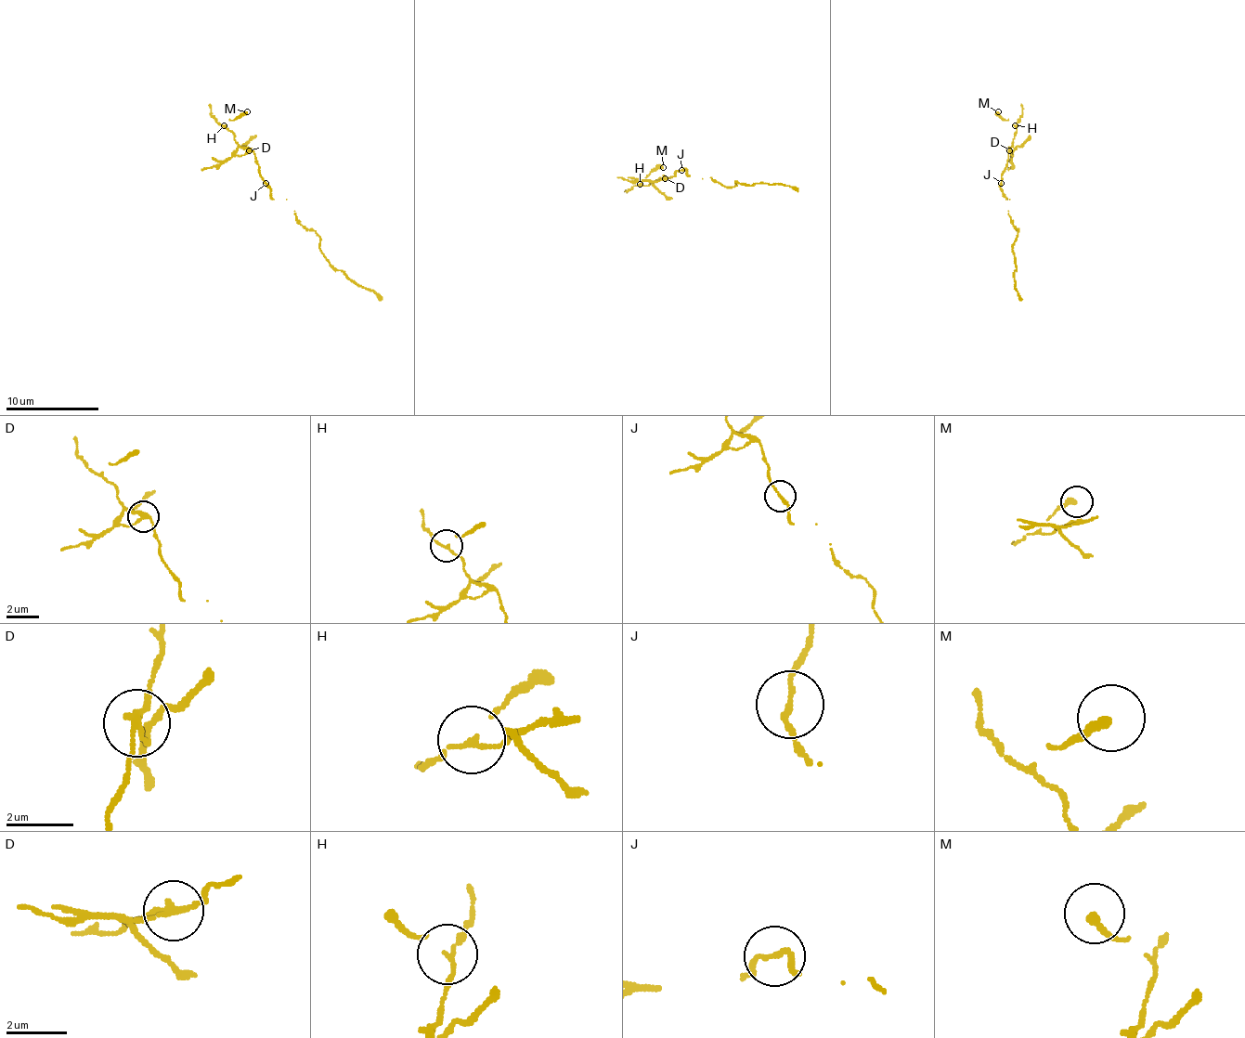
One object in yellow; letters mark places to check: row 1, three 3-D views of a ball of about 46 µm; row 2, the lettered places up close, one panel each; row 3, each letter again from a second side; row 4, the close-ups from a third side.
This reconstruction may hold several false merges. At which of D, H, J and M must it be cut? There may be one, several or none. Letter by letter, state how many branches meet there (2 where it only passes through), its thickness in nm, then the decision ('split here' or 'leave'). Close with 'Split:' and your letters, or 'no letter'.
D: 3 | 190 nm | split here
H: 3 | 110 nm | leave
J: 2 | 140 nm | leave
M: 1 | 280 nm | leave
Split: D

